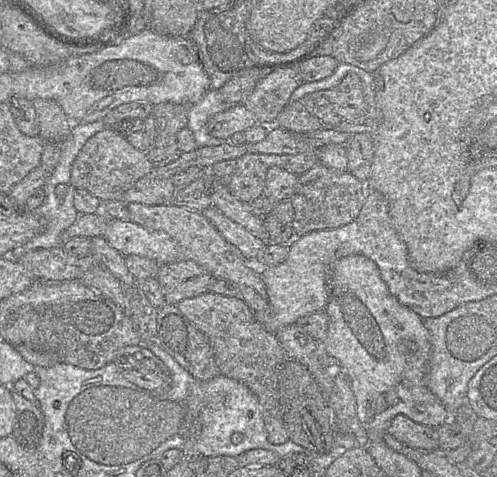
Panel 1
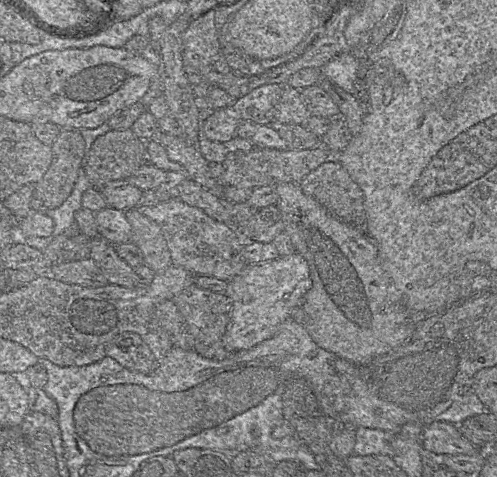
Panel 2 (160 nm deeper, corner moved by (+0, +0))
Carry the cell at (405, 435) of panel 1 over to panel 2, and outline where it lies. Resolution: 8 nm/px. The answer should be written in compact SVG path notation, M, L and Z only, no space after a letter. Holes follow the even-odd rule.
M436 421L423 427L423 455L474 455L481 452L480 448L465 438L458 425Z

